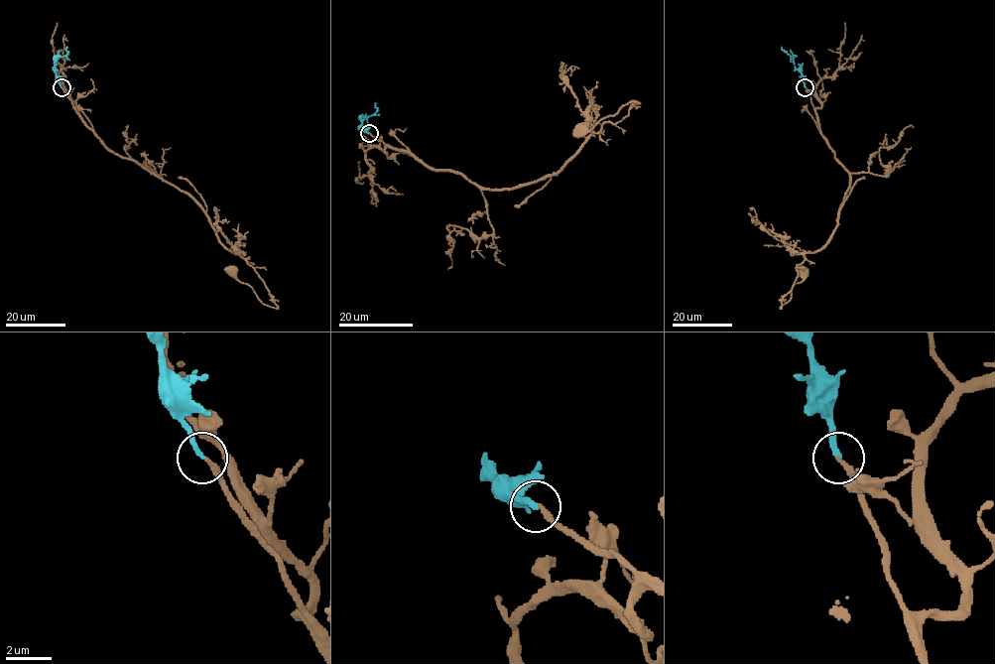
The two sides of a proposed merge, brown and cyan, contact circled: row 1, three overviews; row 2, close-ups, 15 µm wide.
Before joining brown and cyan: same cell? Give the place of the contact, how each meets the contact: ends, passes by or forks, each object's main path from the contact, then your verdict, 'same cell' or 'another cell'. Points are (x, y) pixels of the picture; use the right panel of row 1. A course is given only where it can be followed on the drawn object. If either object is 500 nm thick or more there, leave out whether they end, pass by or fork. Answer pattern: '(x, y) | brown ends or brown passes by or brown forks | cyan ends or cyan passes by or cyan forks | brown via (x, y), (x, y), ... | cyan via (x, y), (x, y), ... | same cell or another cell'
(805, 87) | brown ends | cyan ends | brown via (805, 87), (819, 133), (849, 173), (849, 188), (831, 238), (804, 255), (780, 308), (803, 280), (804, 270) | cyan via (805, 87), (804, 77), (792, 57), (781, 47) | same cell

